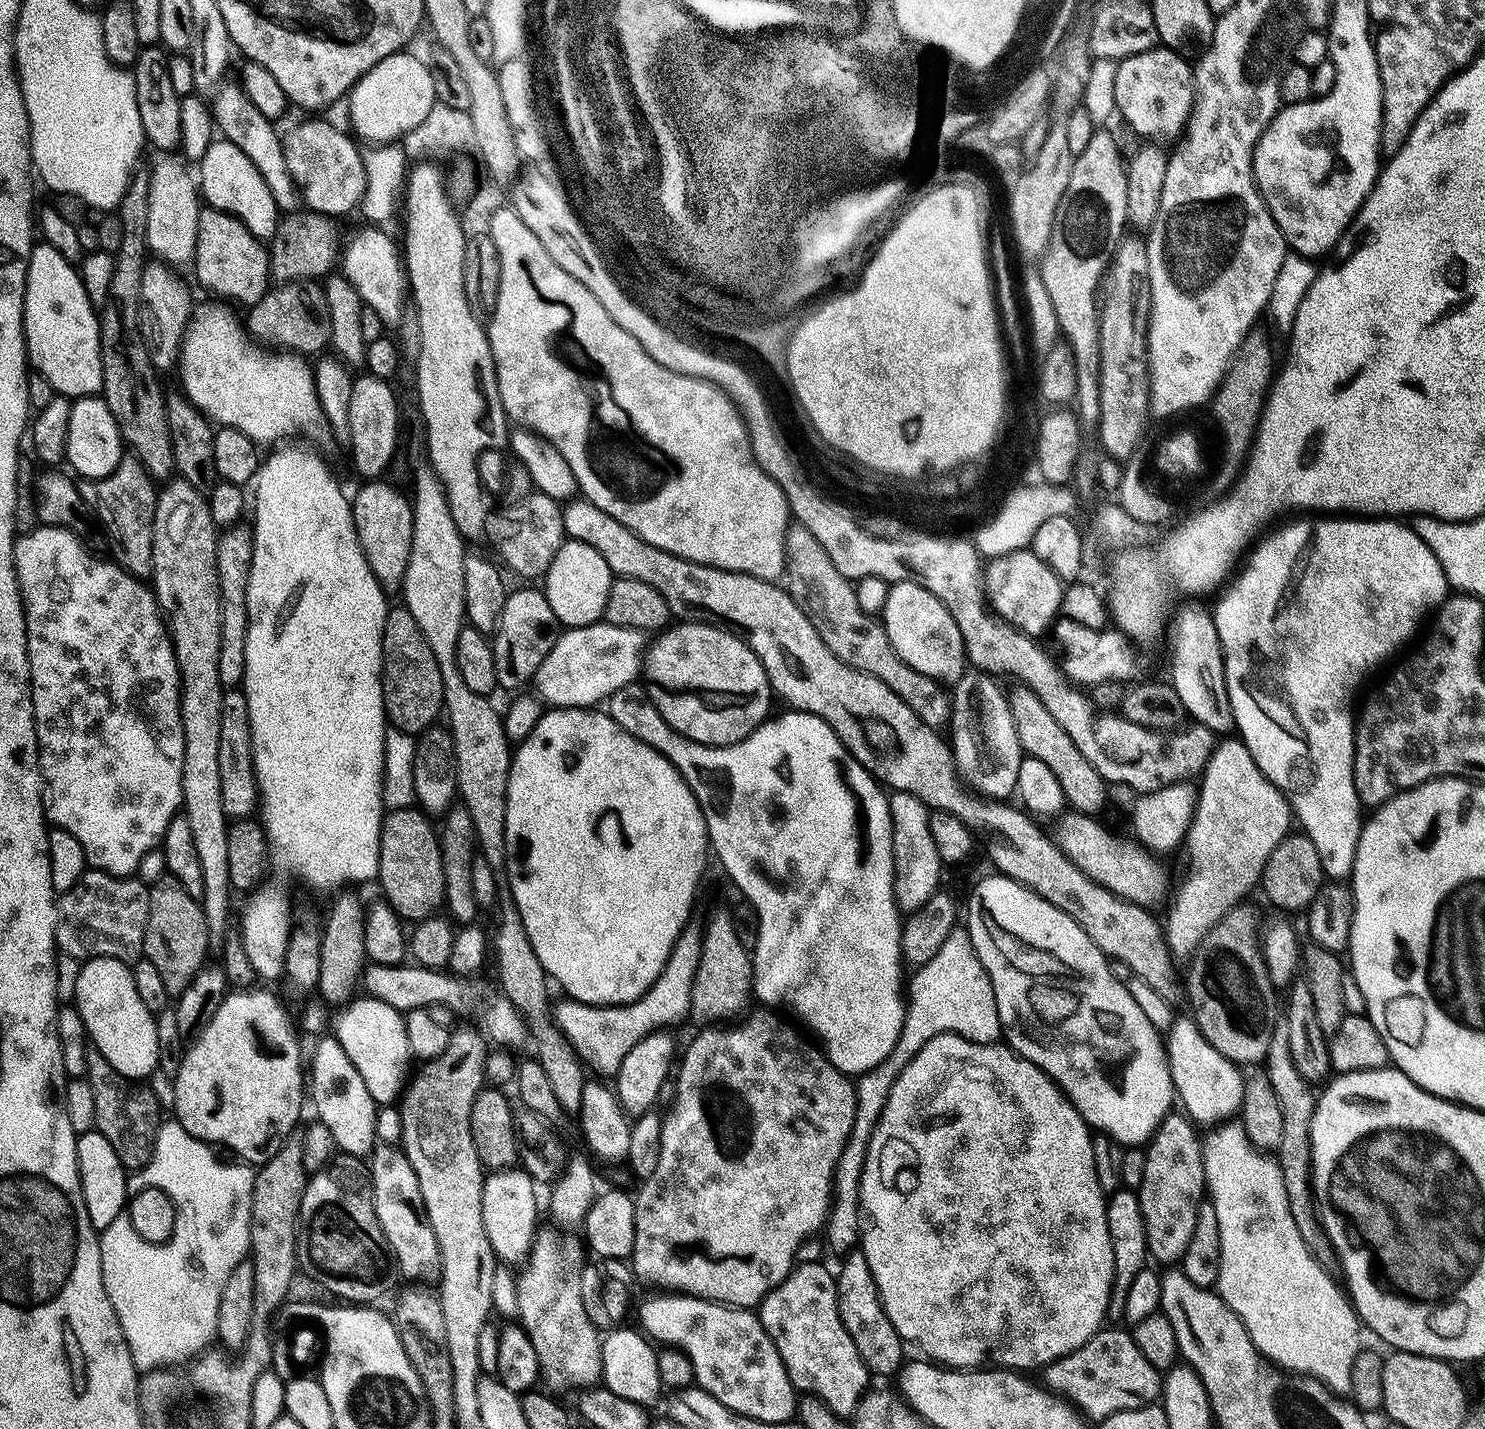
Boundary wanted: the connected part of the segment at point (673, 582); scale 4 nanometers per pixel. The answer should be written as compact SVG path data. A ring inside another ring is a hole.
M583 498L567 501L563 505L563 513L564 534L567 539L594 546L594 550L598 550L598 554L606 558L606 566L610 566L610 570L617 577L638 578L638 582L654 586L654 590L658 590L658 594L666 598L666 606L670 606L673 617L684 622L718 624L721 628L727 628L743 637L762 662L773 693L779 699L784 698L791 709L812 713L826 721L855 760L885 787L914 794L930 810L951 812L974 832L982 830L985 834L992 834L996 831L996 820L1000 820L1000 816L1012 816L1015 805L1000 800L996 808L988 808L991 798L972 795L963 783L958 784L954 756L949 746L939 737L939 731L922 722L918 714L880 677L864 673L838 659L785 587L750 574L690 562L658 546L650 546L650 542L638 538L638 534L622 526L622 522L610 518L610 514L598 510L598 506Z

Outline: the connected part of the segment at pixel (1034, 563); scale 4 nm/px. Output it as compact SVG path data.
M1027 547L987 561L984 571L984 592L991 611L1018 631L1040 638L1057 623L1066 584L1038 554Z

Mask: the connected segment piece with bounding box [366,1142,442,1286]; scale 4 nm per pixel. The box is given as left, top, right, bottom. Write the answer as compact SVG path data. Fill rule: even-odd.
M381 1142L377 1143L376 1147L372 1149L368 1162L366 1171L370 1177L374 1210L378 1214L382 1234L386 1234L386 1242L390 1242L390 1250L396 1257L399 1275L403 1279L405 1276L408 1282L415 1282L420 1286L439 1285L442 1254L438 1250L438 1238L434 1238L434 1230L430 1226L430 1218L426 1214L426 1206L422 1202L422 1190L418 1190L418 1174L414 1174L414 1166L410 1166L403 1147Z

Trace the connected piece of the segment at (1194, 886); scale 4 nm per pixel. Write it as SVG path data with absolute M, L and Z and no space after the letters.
M1224 738L1220 745L1208 756L1208 765L1204 768L1204 781L1199 781L1199 800L1196 802L1195 816L1192 819L1191 839L1201 840L1208 848L1192 848L1188 860L1192 869L1188 877L1180 884L1180 896L1171 897L1172 905L1168 908L1168 921L1162 927L1164 940L1173 957L1188 956L1199 949L1200 942L1210 929L1220 921L1230 909L1237 907L1240 900L1252 887L1261 883L1261 872L1266 866L1274 848L1287 836L1294 824L1294 813L1287 796L1277 790L1258 770L1258 762L1250 750L1239 738Z

